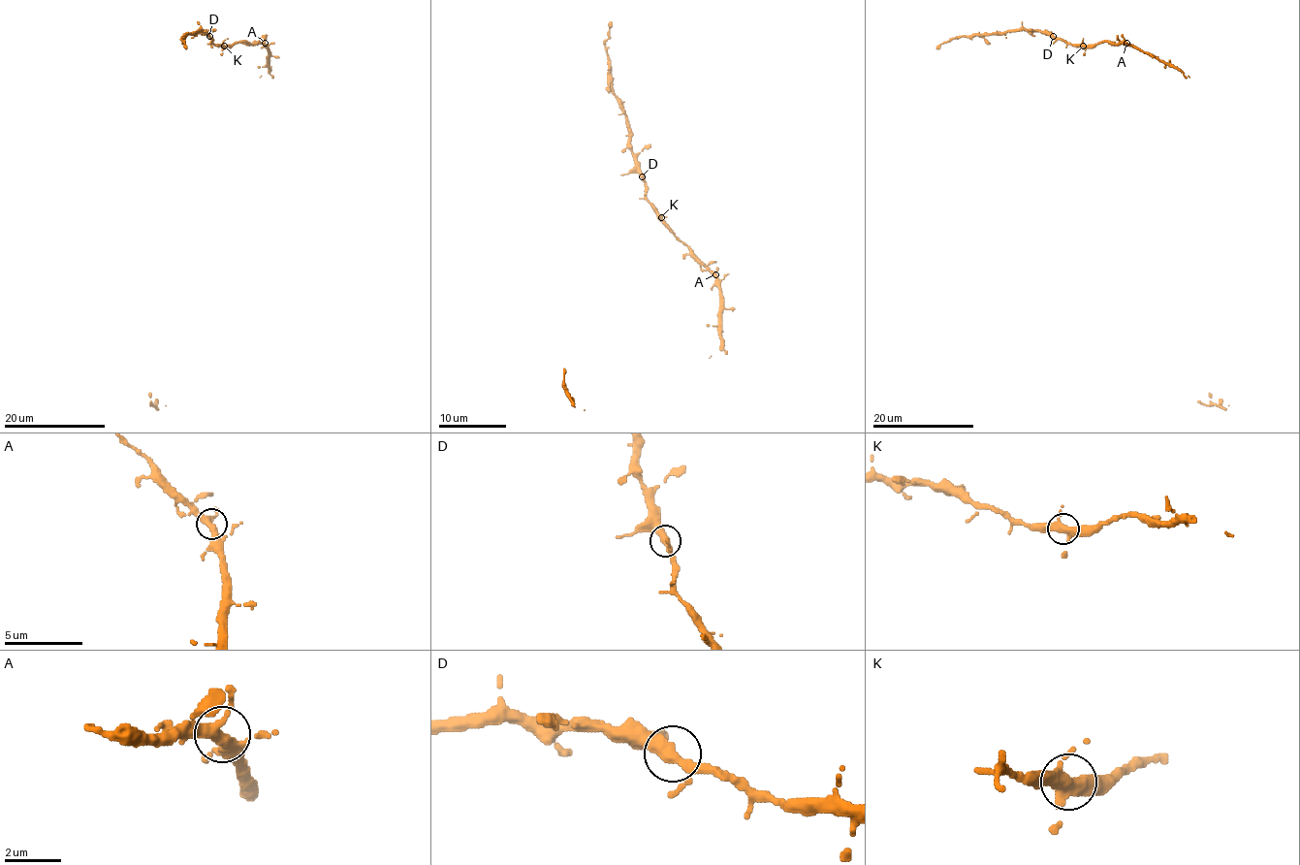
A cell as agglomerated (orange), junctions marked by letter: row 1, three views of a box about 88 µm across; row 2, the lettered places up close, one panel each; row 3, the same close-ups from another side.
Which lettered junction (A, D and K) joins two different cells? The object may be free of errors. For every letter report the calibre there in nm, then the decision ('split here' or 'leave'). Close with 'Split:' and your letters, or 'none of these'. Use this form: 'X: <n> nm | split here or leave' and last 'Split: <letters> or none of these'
A: 320 nm | leave
D: 320 nm | leave
K: 360 nm | leave
Split: none of these

